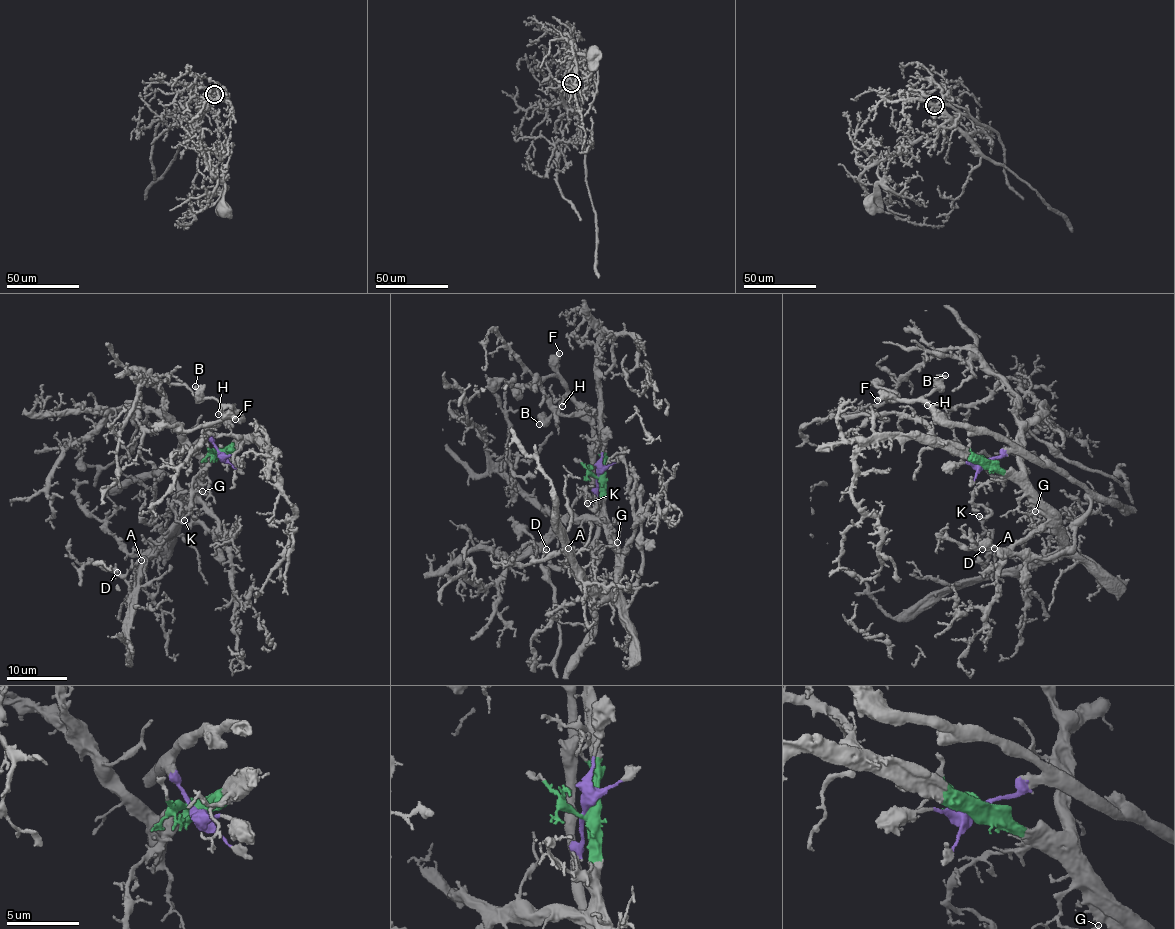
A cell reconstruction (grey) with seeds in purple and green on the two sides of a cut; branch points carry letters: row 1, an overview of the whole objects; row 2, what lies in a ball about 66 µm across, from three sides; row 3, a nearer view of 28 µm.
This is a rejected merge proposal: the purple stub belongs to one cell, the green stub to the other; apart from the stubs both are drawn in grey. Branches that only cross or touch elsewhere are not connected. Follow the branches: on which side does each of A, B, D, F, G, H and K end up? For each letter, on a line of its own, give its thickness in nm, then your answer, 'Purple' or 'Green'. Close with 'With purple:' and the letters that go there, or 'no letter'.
A: Thickness 130 nm. Green
B: Thickness 300 nm. Purple
D: Thickness 130 nm. Green
F: Thickness 440 nm. Purple
G: Thickness 200 nm. Green
H: Thickness 120 nm. Purple
K: Thickness 120 nm. Green
With purple: B, F, H

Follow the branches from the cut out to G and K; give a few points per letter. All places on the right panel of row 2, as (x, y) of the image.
G: (985, 461), (992, 461), (1024, 491), (1019, 505), (1020, 512), (1035, 511)
K: (985, 461), (1003, 475), (1001, 479), (976, 490), (972, 510), (978, 517)

